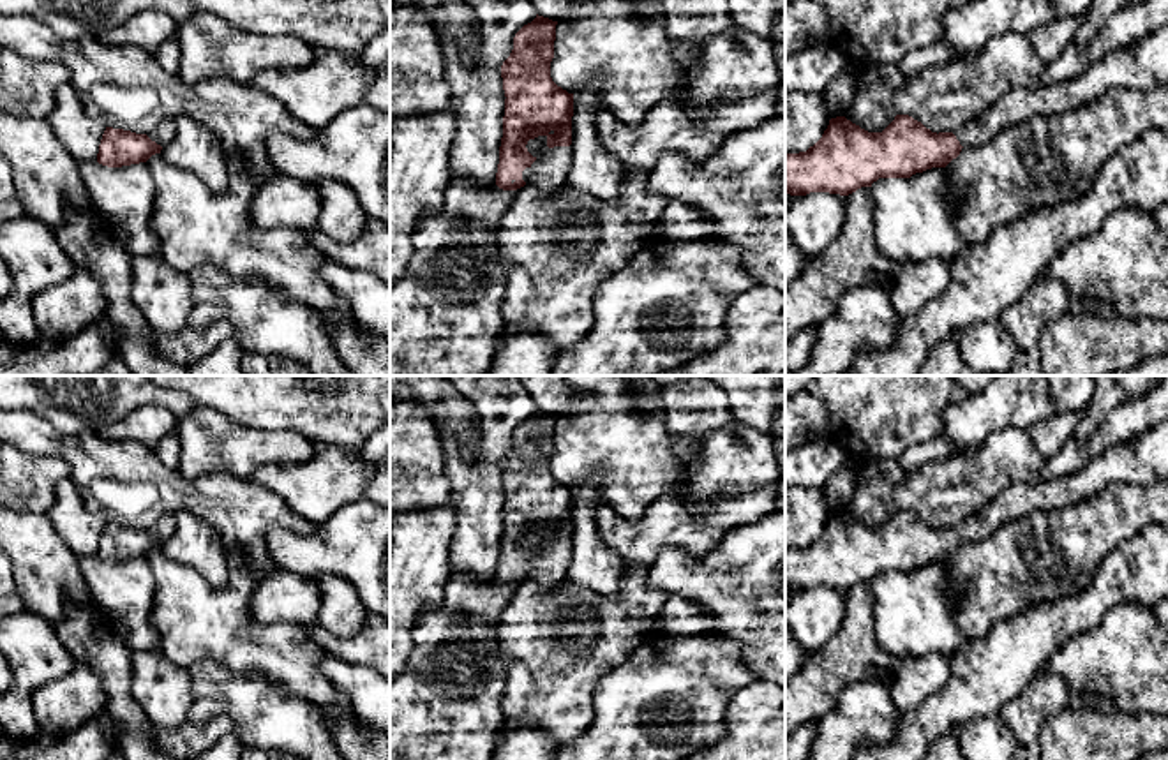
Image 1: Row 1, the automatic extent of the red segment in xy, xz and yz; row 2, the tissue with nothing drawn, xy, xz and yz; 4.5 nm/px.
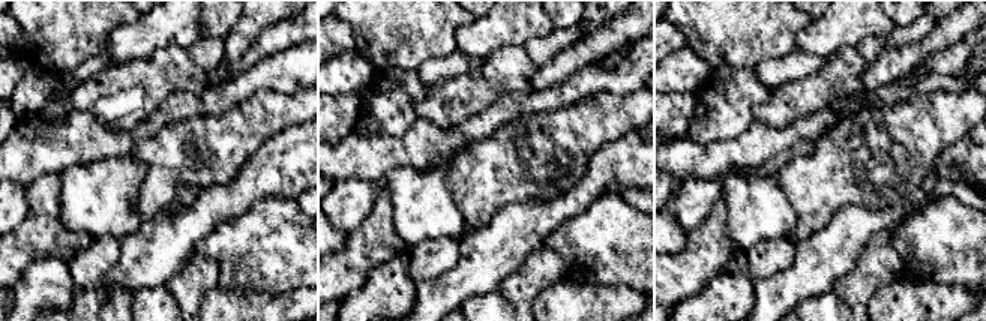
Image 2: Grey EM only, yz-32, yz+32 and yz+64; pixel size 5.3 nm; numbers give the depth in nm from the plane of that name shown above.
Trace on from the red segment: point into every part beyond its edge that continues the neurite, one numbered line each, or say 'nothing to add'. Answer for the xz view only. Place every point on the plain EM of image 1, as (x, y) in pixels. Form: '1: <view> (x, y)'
1: xz (549, 568)

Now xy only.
1: xy (164, 528)

